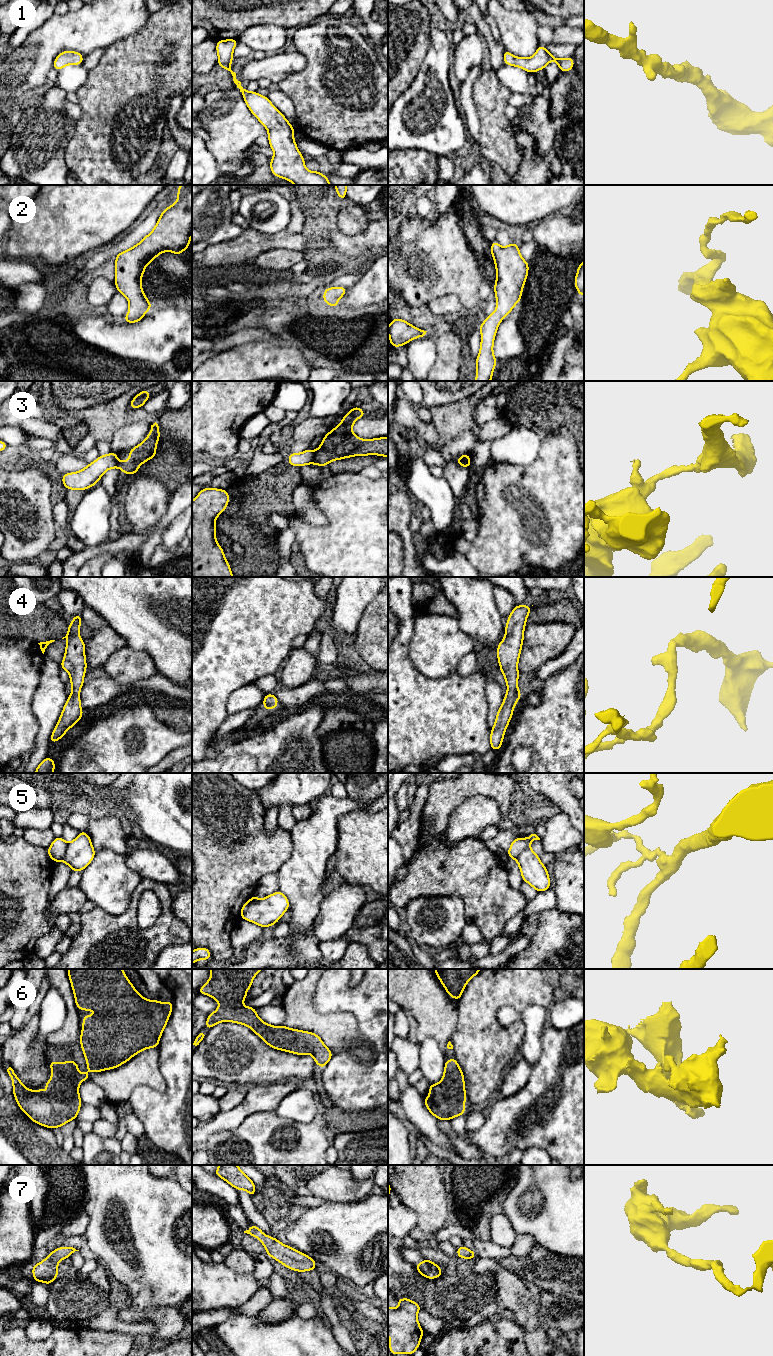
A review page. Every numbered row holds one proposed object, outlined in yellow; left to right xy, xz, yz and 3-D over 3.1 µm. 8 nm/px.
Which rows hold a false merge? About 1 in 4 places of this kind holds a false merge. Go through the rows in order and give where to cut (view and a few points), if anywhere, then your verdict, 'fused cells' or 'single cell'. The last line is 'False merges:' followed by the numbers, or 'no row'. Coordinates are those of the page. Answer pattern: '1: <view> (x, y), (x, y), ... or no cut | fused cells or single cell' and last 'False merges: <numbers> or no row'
1: no cut | single cell
2: no cut | single cell
3: xz (315, 452), (312, 463) | fused cells
4: no cut | single cell
5: xy (68, 844), (65, 854), (59, 860), (54, 861) | fused cells
6: no cut | single cell
7: no cut | single cell
False merges: 3, 5

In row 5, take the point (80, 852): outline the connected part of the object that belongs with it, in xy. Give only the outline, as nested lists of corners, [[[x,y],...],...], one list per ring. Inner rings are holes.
[[[82,830],[79,835],[68,844],[64,857],[60,860],[65,862],[71,871],[83,871],[94,859],[96,852],[89,835]],[[54,861],[58,863],[60,861]]]

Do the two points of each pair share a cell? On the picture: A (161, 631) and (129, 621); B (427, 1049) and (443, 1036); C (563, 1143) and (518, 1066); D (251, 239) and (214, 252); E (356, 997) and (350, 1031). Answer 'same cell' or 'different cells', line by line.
A: same cell
B: different cells
C: different cells
D: same cell
E: different cells

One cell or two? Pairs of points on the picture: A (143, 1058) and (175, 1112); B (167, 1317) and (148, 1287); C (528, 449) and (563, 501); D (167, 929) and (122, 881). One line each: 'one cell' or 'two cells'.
A: two cells
B: two cells
C: two cells
D: two cells

